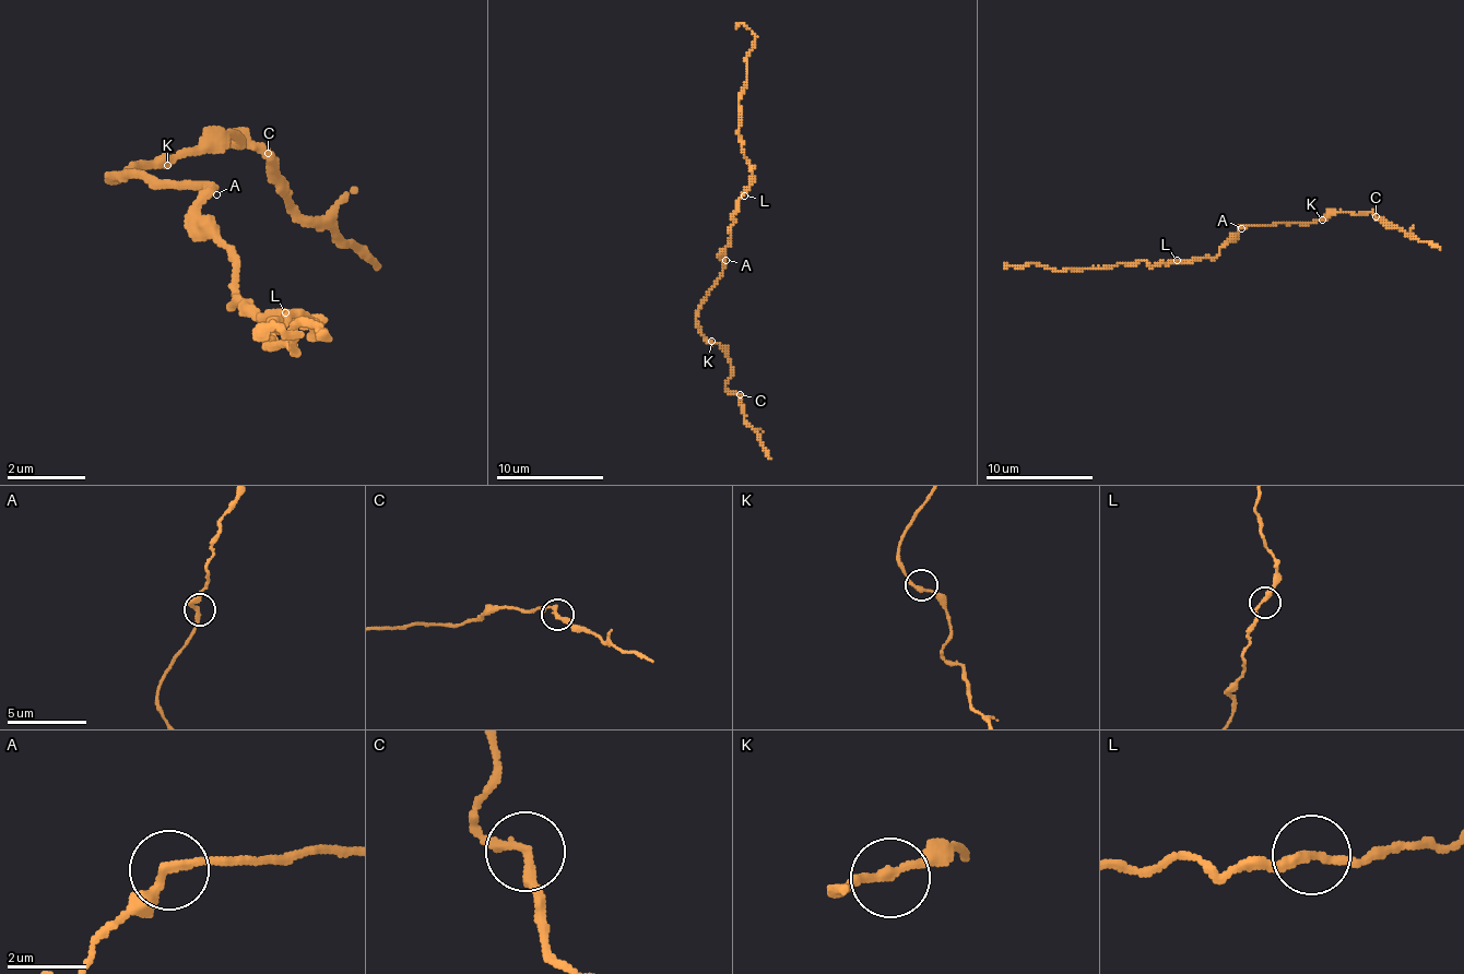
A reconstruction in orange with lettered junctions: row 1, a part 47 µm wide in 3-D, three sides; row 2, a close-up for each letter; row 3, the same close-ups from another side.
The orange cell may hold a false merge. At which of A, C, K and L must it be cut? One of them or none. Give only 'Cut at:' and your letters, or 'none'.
Cut at: none

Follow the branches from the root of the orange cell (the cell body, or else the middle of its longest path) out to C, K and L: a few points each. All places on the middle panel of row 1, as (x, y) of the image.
C: (722, 249), (722, 276), (701, 306), (696, 327), (725, 354), (731, 365), (731, 378), (725, 385), (739, 394)
K: (722, 249), (722, 276), (709, 292), (696, 319), (696, 327), (711, 341)
L: (722, 249), (731, 241), (733, 211), (744, 196)

